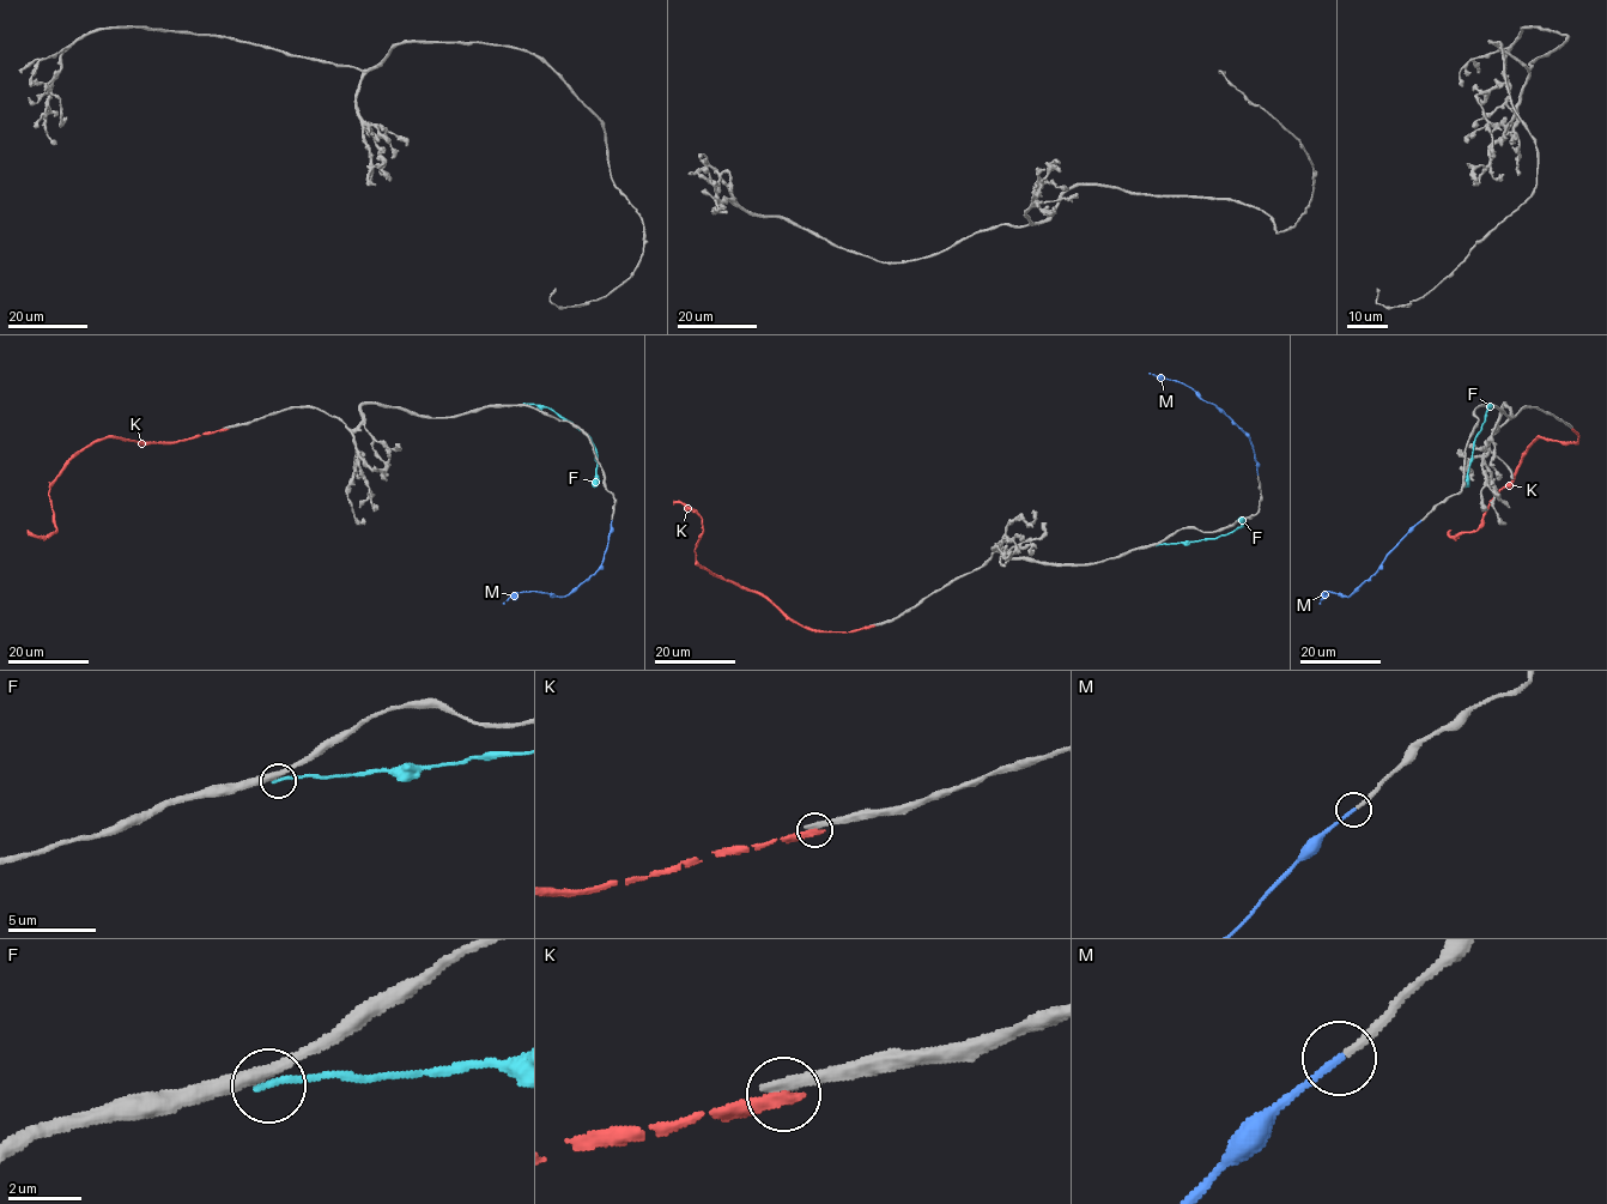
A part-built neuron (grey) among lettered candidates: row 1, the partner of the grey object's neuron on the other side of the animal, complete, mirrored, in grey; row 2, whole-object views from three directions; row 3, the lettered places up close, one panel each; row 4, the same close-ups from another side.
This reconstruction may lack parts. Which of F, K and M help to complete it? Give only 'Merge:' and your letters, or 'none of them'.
Merge: M

